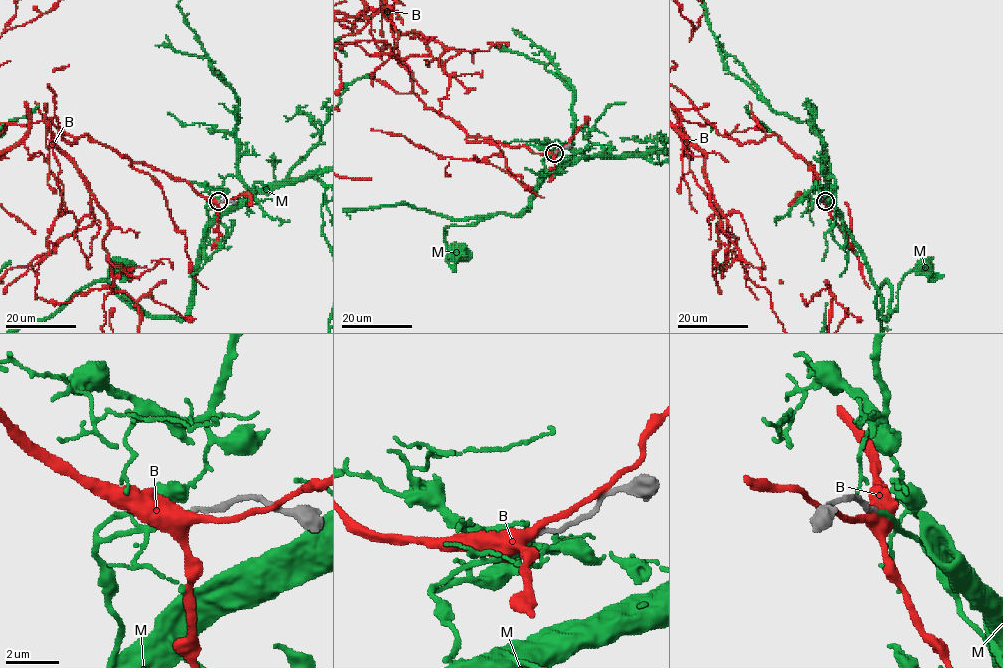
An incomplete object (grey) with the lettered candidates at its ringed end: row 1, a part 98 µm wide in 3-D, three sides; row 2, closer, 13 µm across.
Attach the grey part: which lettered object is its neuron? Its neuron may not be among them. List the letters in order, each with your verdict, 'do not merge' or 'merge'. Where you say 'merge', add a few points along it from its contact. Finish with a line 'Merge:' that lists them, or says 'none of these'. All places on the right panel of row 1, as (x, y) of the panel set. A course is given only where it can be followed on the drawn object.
B: do not merge
M: merge; it runs (825, 201), (861, 253), (882, 298), (885, 318), (896, 307), (900, 279), (924, 266)
Merge: M

